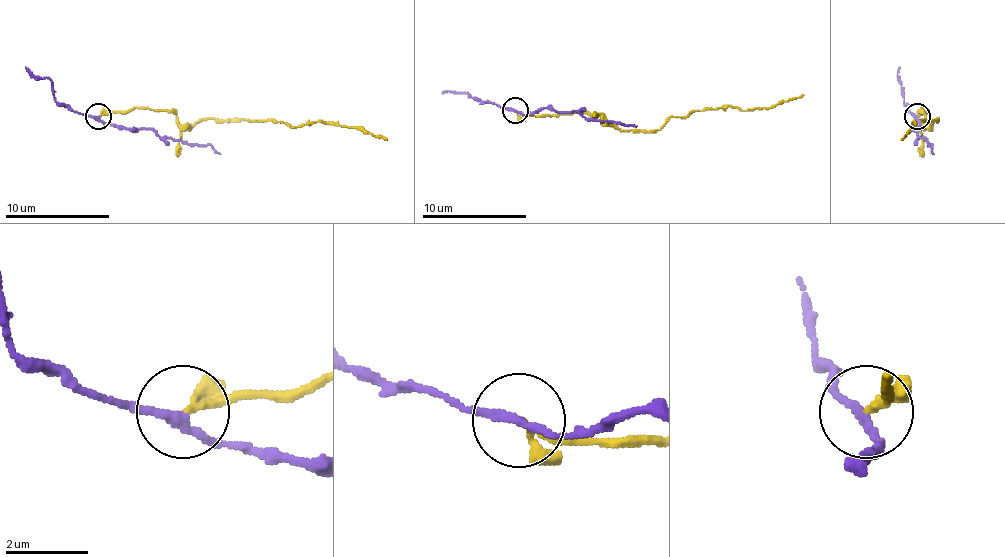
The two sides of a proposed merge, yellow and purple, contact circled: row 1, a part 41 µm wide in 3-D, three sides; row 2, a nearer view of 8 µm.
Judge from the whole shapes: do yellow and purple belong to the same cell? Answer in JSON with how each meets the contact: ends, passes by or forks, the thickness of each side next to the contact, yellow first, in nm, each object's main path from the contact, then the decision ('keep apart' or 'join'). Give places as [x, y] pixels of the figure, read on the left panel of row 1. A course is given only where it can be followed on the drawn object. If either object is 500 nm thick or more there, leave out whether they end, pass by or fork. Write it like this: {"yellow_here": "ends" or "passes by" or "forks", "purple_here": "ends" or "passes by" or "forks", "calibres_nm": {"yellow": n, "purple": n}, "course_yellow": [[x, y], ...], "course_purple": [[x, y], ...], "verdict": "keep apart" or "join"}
{"yellow_here": "ends", "purple_here": "passes by", "calibres_nm": {"yellow": 180, "purple": 200}, "course_yellow": [[99, 117], [109, 112], [169, 109], [182, 125], [203, 119], [273, 119], [294, 127], [335, 122], [387, 140]], "course_purple": [[99, 117], [109, 125], [138, 127], [172, 140], [211, 145], [221, 153]], "verdict": "keep apart"}

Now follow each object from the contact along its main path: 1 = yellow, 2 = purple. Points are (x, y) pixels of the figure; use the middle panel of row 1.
1: (515, 111), (526, 116), (585, 113), (619, 129), (656, 132), (671, 116), (710, 108), (752, 111), (804, 95)
2: (515, 111), (526, 113), (554, 108), (575, 111), (588, 119), (637, 126)

